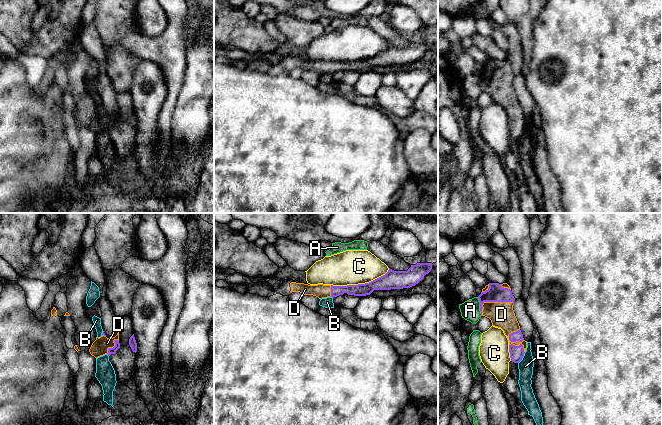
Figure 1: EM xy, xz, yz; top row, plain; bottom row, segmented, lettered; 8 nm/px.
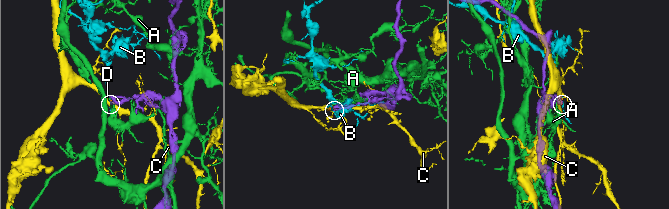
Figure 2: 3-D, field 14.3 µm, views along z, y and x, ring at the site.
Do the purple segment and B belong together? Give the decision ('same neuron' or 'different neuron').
different neuron

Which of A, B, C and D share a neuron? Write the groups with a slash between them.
A / B / C / D

